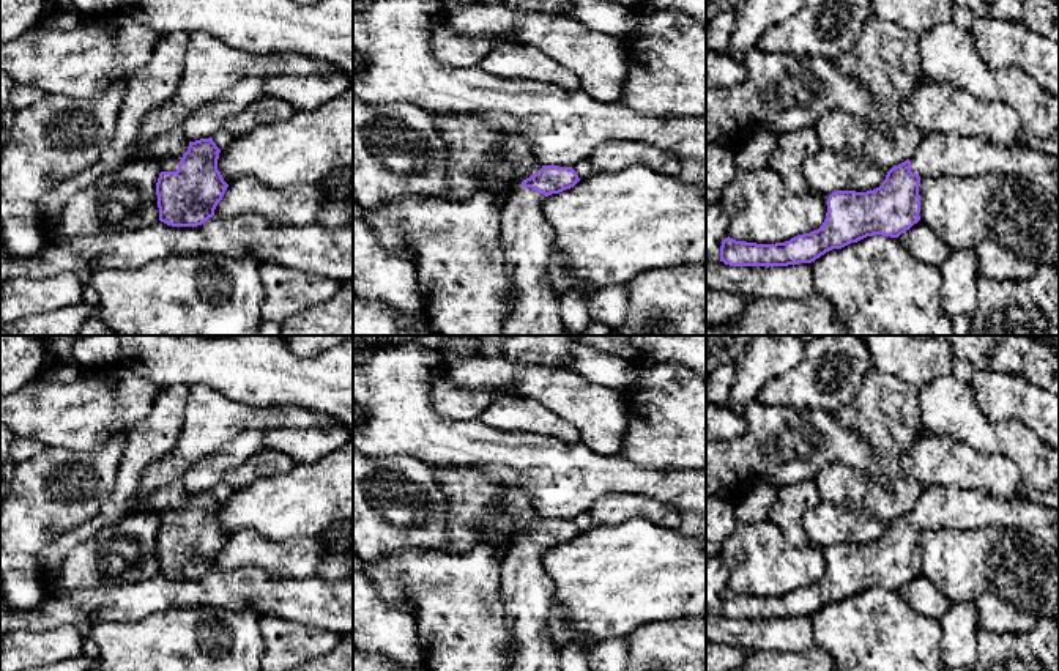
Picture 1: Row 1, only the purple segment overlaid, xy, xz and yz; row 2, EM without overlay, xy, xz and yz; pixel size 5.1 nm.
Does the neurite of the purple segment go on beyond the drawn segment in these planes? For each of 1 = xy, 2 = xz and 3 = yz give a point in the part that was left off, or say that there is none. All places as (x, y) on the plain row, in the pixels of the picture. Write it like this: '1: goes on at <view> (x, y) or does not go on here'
1: goes on at xy (169, 517)
2: goes on at xz (527, 591)
3: goes on at yz (940, 506)

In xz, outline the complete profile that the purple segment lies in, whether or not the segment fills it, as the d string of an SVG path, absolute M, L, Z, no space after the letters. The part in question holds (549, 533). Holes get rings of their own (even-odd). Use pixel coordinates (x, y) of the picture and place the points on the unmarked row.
M542 518L507 548L500 565L500 584L512 657L504 671L561 671L559 652L548 633L555 583L544 572L542 558L548 548L578 534L572 520Z

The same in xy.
M210 490L189 495L183 509L159 515L156 548L161 575L172 580L197 580L214 569L229 540L217 523L219 506Z

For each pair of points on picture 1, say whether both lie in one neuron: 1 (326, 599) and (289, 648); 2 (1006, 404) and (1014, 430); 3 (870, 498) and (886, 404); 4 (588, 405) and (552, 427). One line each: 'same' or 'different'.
1: different
2: different
3: same
4: different

